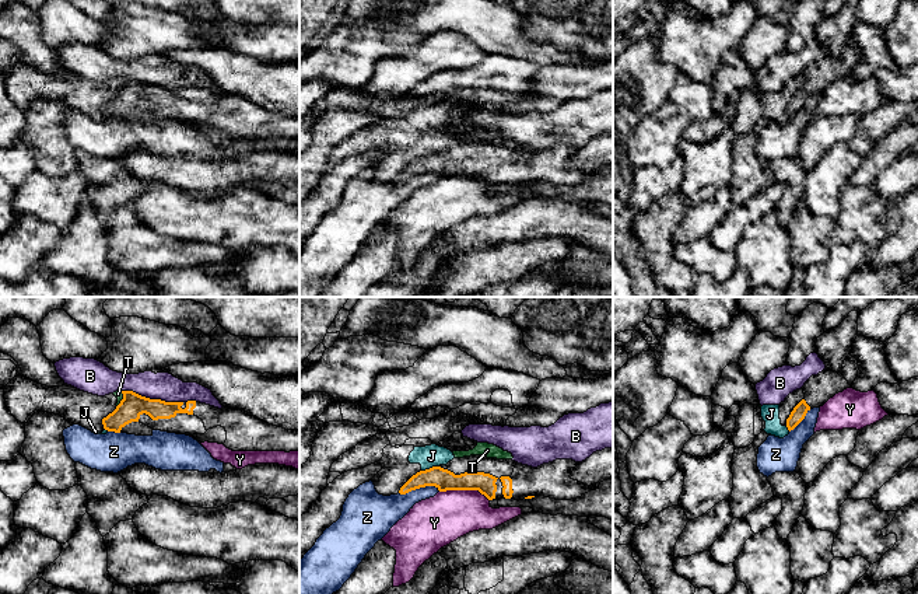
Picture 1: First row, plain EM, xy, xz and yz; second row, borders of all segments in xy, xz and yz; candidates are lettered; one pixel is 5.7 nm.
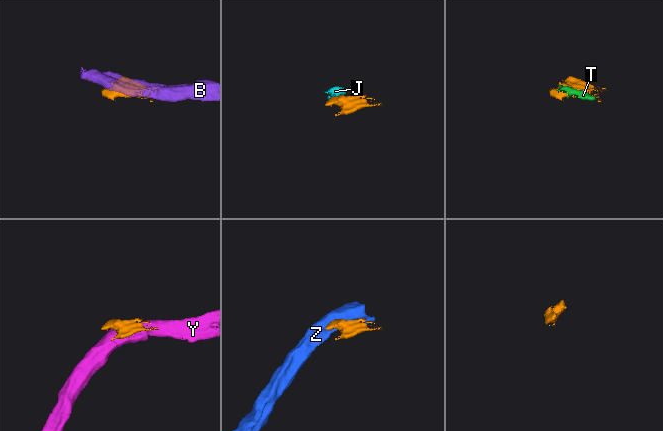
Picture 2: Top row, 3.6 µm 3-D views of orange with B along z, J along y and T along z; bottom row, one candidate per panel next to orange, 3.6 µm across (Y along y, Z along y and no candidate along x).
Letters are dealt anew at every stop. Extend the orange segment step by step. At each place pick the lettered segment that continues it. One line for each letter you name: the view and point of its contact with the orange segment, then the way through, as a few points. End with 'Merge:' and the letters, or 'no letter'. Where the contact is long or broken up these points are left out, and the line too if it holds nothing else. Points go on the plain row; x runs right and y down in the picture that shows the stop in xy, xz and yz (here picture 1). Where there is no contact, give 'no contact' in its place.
Merge: no letter

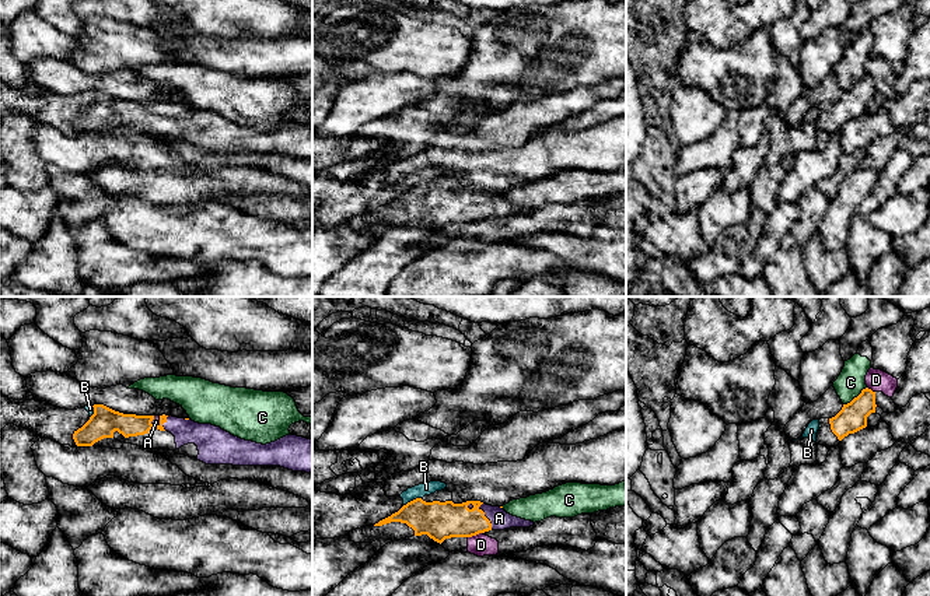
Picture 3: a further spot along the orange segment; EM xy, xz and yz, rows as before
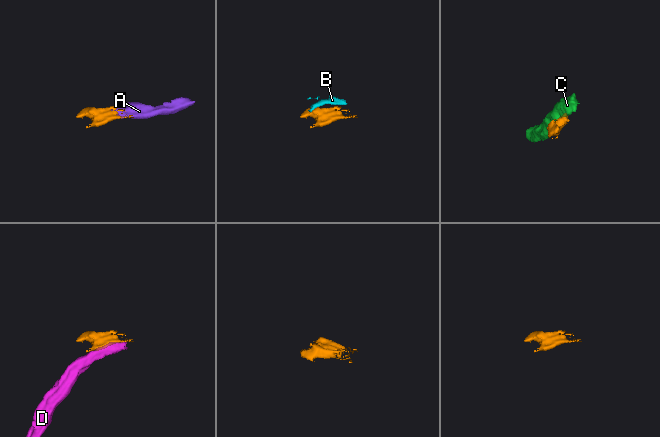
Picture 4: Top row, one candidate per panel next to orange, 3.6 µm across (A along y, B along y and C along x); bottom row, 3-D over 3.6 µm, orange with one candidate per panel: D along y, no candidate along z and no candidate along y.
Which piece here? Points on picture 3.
A: meets orange in xz at (485, 203); runs through xz (441, 207), (485, 203), (499, 204)
Merge: A

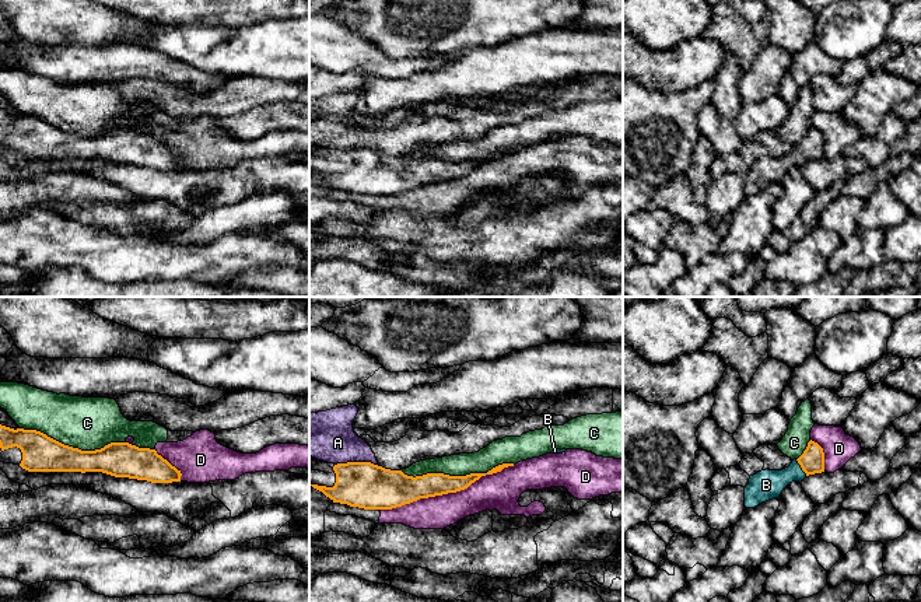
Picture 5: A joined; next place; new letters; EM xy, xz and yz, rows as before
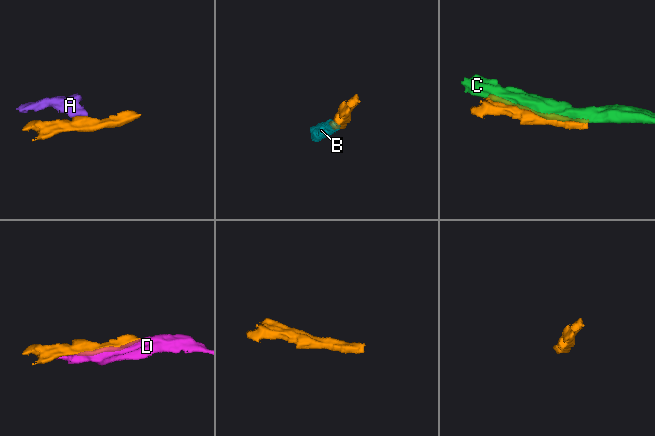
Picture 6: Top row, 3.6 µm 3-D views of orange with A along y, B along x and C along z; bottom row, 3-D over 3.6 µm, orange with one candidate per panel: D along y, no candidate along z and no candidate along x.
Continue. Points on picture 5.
B: meets orange in yz at (801, 153)
Merge: B

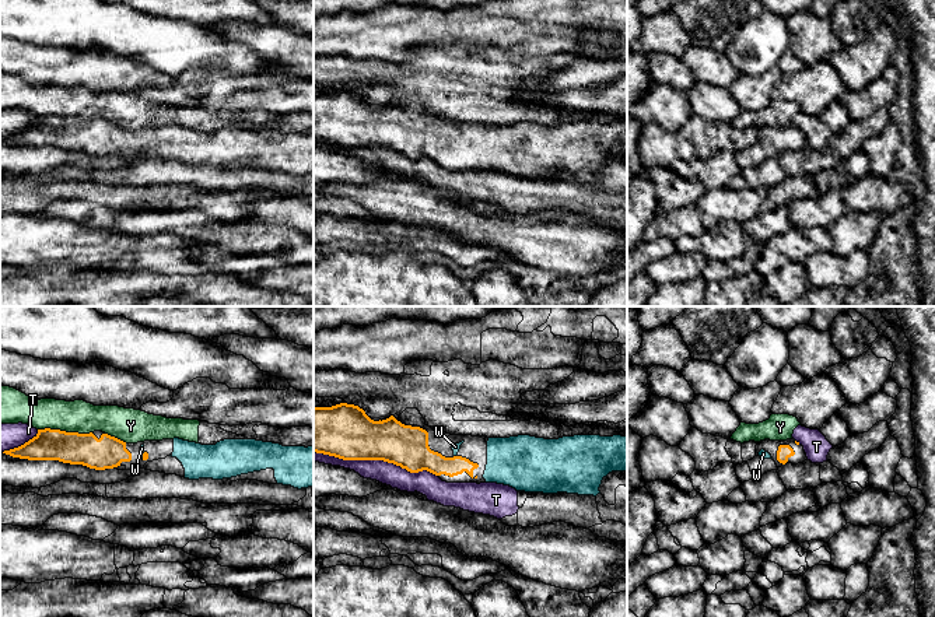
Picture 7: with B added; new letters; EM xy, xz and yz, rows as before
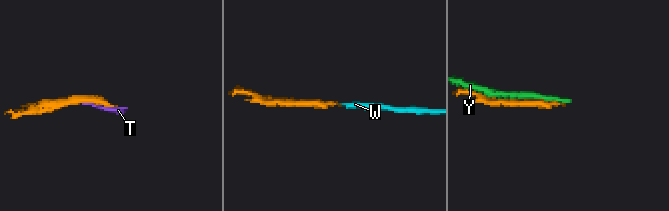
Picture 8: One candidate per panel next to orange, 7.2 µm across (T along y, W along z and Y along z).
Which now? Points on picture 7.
W: meets orange in xy at (143, 142)
Merge: W

